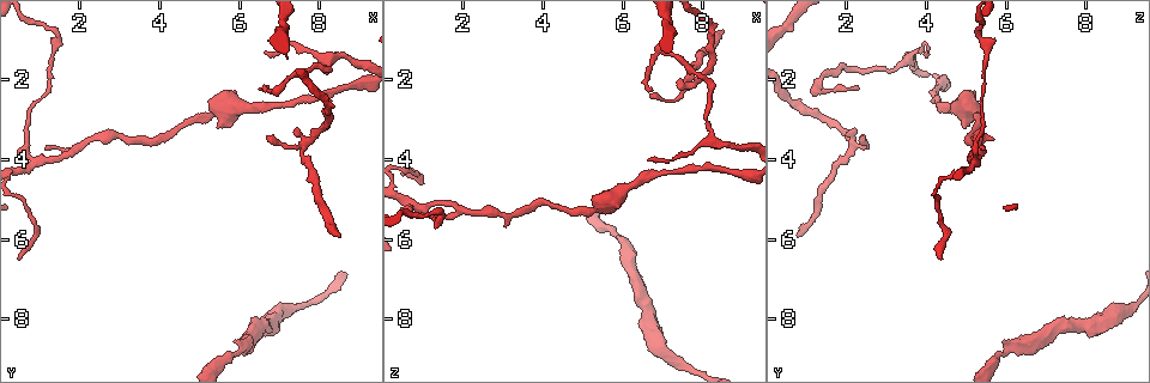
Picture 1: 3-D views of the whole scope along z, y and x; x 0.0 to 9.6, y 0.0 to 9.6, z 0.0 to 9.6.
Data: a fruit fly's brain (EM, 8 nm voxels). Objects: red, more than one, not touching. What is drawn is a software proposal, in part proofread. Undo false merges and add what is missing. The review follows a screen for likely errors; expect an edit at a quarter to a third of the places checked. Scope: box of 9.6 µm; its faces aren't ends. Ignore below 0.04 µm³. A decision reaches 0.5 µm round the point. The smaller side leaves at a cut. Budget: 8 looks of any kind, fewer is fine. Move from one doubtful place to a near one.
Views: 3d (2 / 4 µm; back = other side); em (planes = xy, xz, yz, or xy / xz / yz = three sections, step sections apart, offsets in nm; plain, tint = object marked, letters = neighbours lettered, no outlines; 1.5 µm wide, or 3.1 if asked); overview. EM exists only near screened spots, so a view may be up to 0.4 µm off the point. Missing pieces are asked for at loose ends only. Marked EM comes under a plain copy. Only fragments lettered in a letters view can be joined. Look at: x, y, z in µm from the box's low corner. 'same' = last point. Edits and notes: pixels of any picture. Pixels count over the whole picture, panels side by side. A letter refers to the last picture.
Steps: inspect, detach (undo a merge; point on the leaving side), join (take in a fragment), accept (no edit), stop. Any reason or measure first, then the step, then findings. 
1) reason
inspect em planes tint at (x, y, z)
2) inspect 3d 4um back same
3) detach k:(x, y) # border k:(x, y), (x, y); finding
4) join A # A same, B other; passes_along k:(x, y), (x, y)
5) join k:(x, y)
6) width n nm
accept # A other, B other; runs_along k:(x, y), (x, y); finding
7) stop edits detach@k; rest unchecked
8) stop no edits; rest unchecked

sudden change in width
inspect em planes letters at (7.25, 7.85, 9.00)

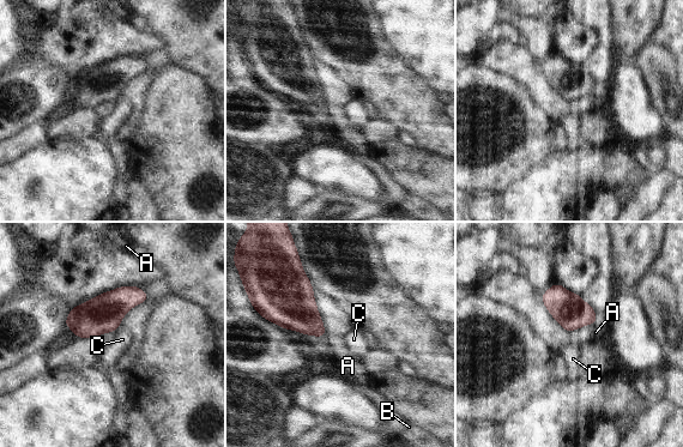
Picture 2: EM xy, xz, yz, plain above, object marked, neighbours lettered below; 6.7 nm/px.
width 220 nm
accept # A other, B other, C other; border 2:(120, 324), (114, 332); one cell here

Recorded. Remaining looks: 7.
calibre changes
inspect em planes tint at (0.95, 4.00, 5.25)

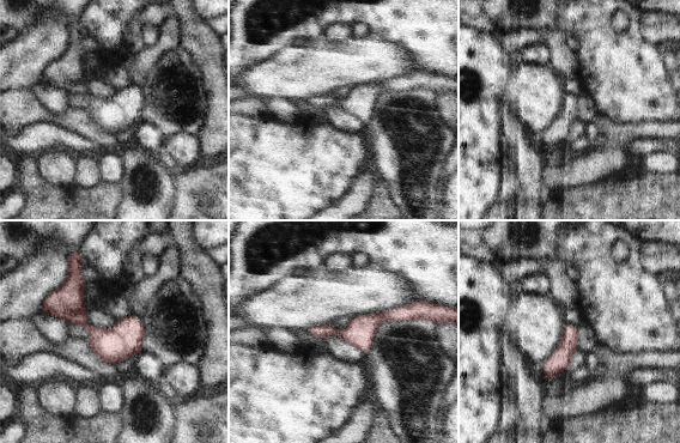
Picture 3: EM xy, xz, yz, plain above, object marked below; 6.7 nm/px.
what lies round it
inspect em planes letters same

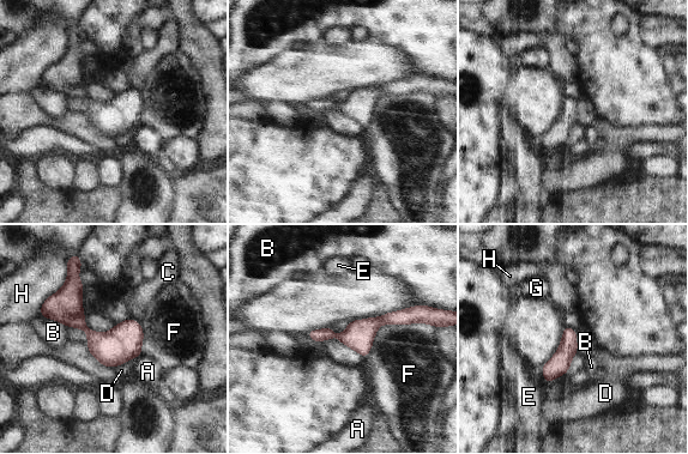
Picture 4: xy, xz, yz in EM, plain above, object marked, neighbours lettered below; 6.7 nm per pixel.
accept # A other, B other, C other, D other, E other, F other, G other, H other; border 4:(126, 362), (113, 368); all the same cell

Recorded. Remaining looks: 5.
inspect 3d 4um back at (5.30, 2.80, 5.20)

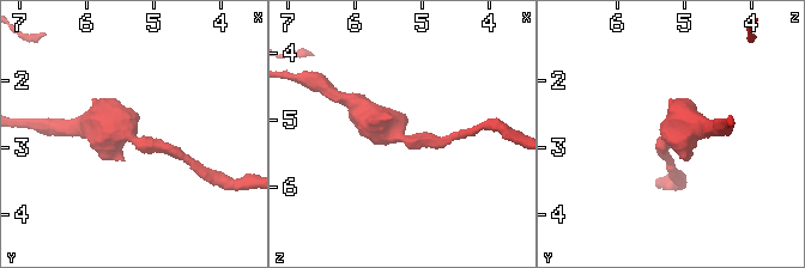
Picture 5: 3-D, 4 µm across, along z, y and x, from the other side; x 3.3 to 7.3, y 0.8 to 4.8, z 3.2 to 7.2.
arm_widths 170, 300 nm; shape alone is not enough
inspect em yz step 4 tint at (5.35, 2.80, 5.25)

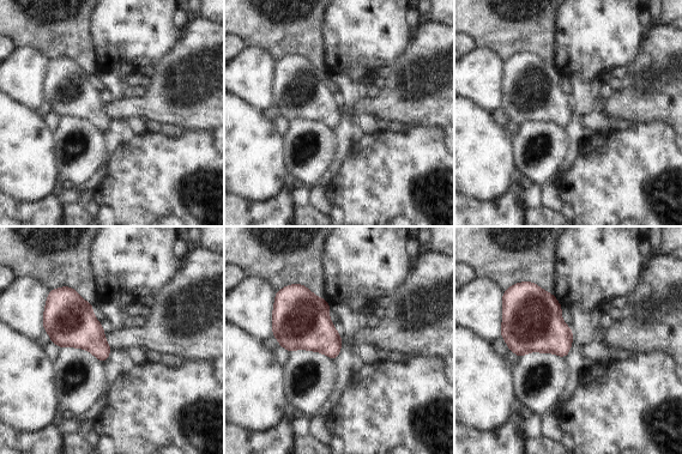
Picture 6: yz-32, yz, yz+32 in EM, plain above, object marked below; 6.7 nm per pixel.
cut it another way
inspect em planes letters same

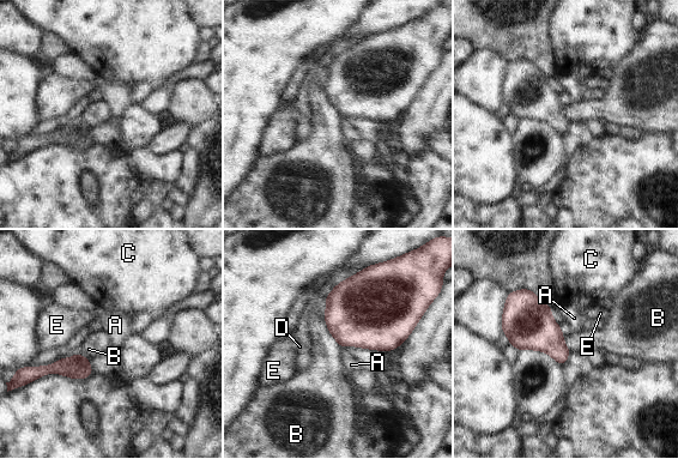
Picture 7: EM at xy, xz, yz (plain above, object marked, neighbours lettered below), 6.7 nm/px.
accept # A other, B other, C other, D other, E other; border 7:(322, 318), (328, 332), (341, 346); one cell here

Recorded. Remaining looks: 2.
abrupt turn
inspect 3d 2um at (7.65, 3.70, 2.10)

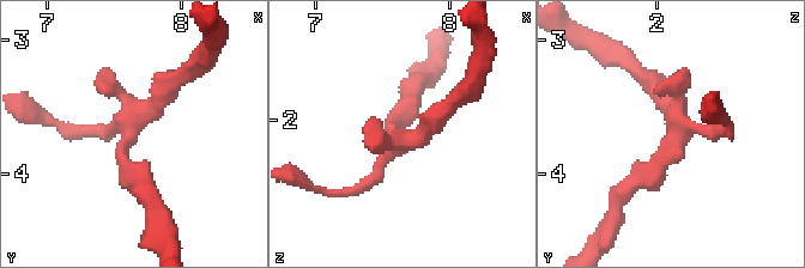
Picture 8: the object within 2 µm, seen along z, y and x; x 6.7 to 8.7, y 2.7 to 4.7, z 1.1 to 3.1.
inspect em yz step 4 letters at (7.60, 3.66, 2.16)

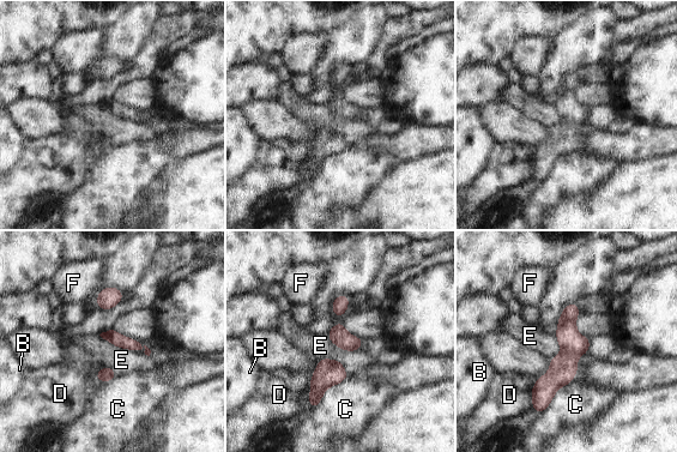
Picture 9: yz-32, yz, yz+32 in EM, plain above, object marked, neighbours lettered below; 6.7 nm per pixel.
width 90 nm
accept # B other, C other, D other, E other, F other; runs_along 9:(573, 306), (568, 357), (537, 408); continuous, no second cell

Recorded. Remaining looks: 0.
stop no edits; rest unchecked

